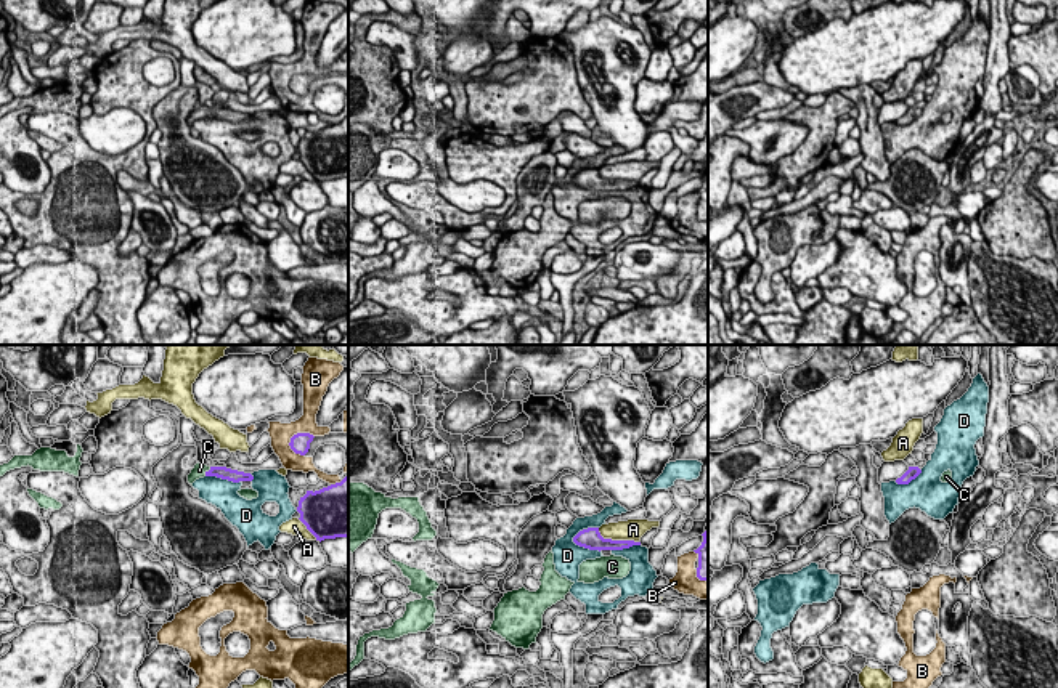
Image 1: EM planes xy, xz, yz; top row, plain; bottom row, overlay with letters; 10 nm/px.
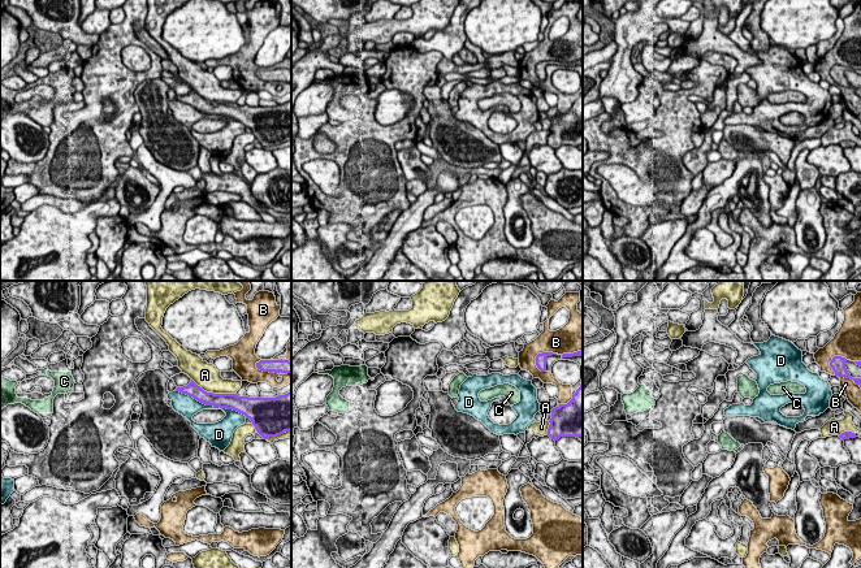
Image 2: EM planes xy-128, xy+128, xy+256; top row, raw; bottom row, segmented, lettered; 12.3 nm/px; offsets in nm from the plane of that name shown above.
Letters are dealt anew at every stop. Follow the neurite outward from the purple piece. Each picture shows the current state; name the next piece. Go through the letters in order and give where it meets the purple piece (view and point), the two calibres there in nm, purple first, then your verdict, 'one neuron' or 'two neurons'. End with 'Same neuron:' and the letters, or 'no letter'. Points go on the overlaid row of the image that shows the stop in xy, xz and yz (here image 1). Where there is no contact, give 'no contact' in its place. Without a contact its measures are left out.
A: xz (617, 541) | 190/220 nm | two neurons
B: xy (299, 433) | 190/220 nm | two neurons
C: xy (207, 472) | 130/130 nm | one neuron
D: xz (585, 547) | 200/280 nm | two neurons
Same neuron: C

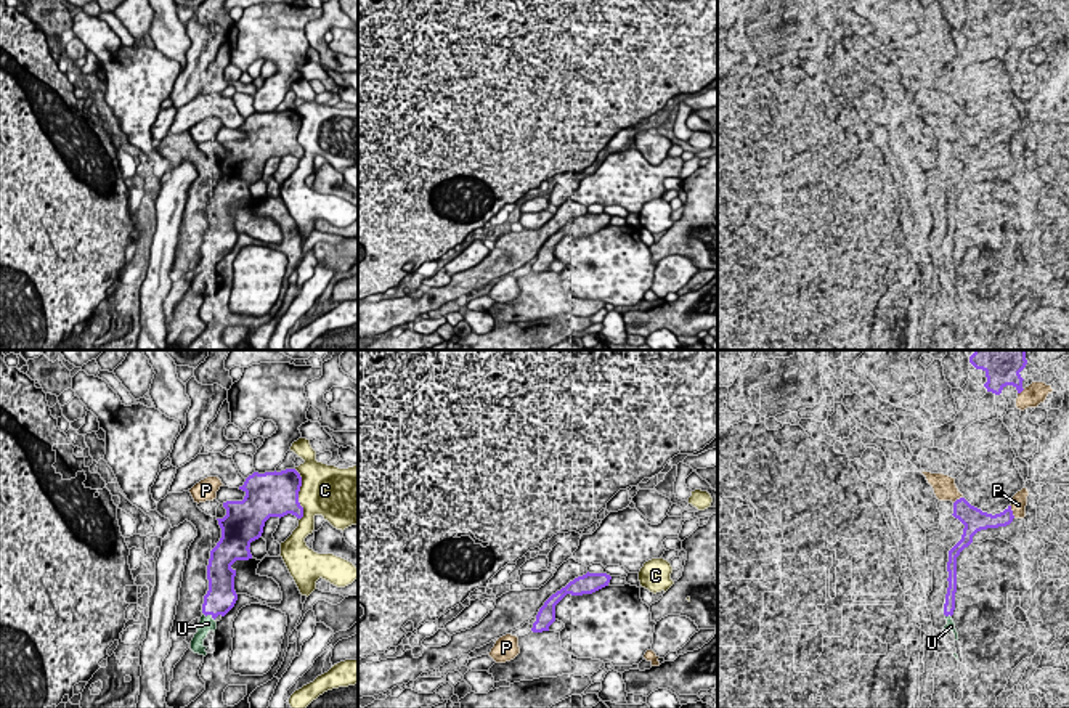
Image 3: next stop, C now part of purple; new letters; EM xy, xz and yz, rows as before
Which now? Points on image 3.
C: xy (297, 495) | 440/440 nm | two neurons
P: yz (1012, 511) | 140/160 nm | two neurons
U: xy (207, 614) | 300/160 nm | one neuron
Same neuron: U

